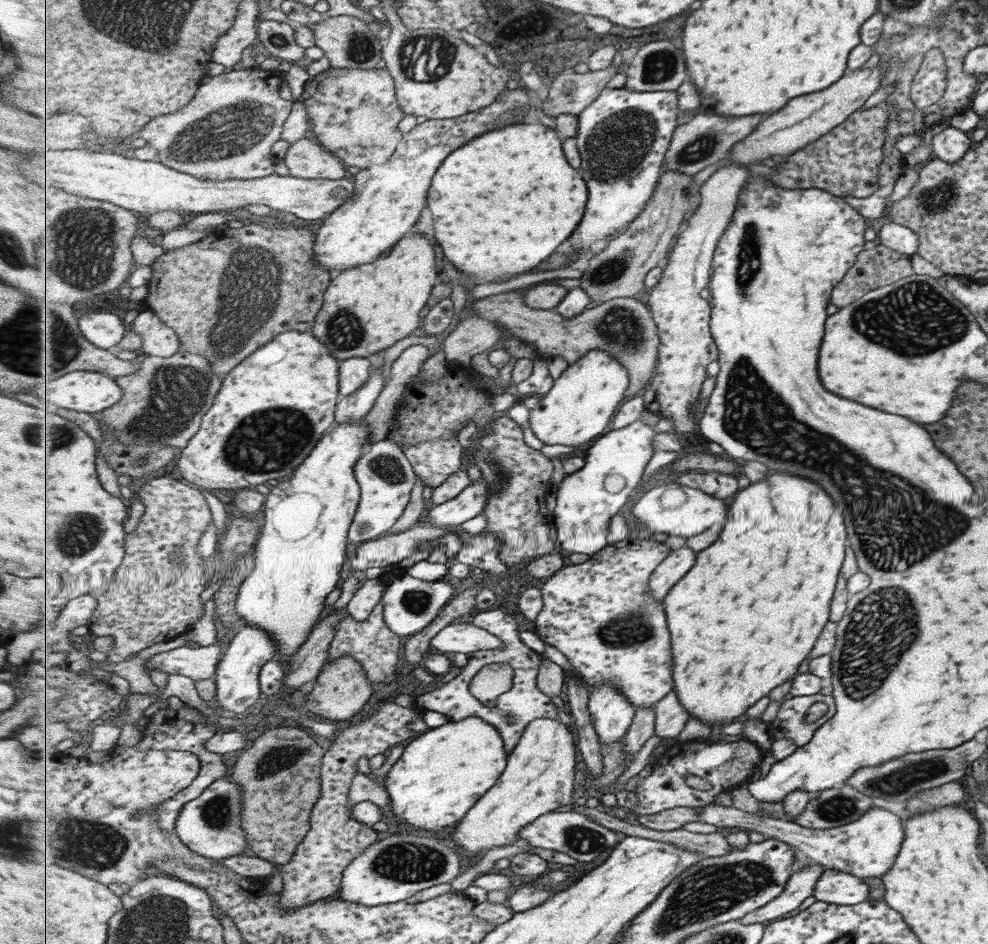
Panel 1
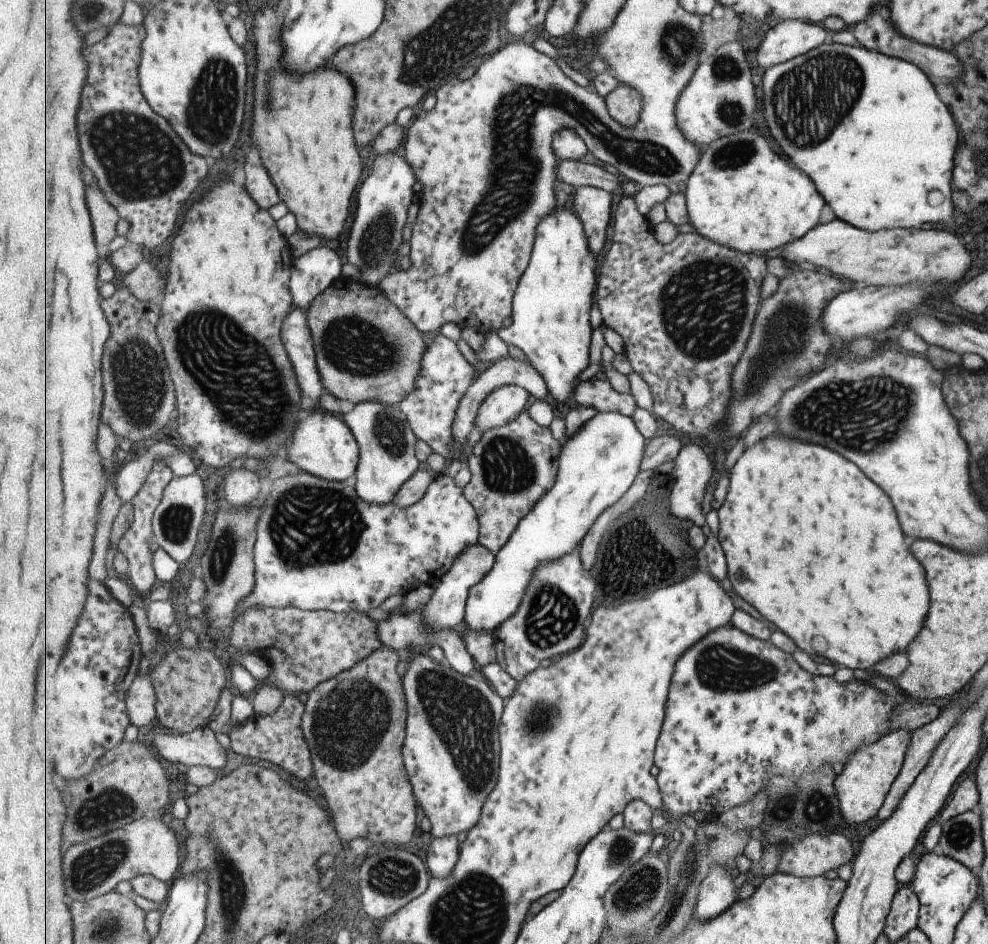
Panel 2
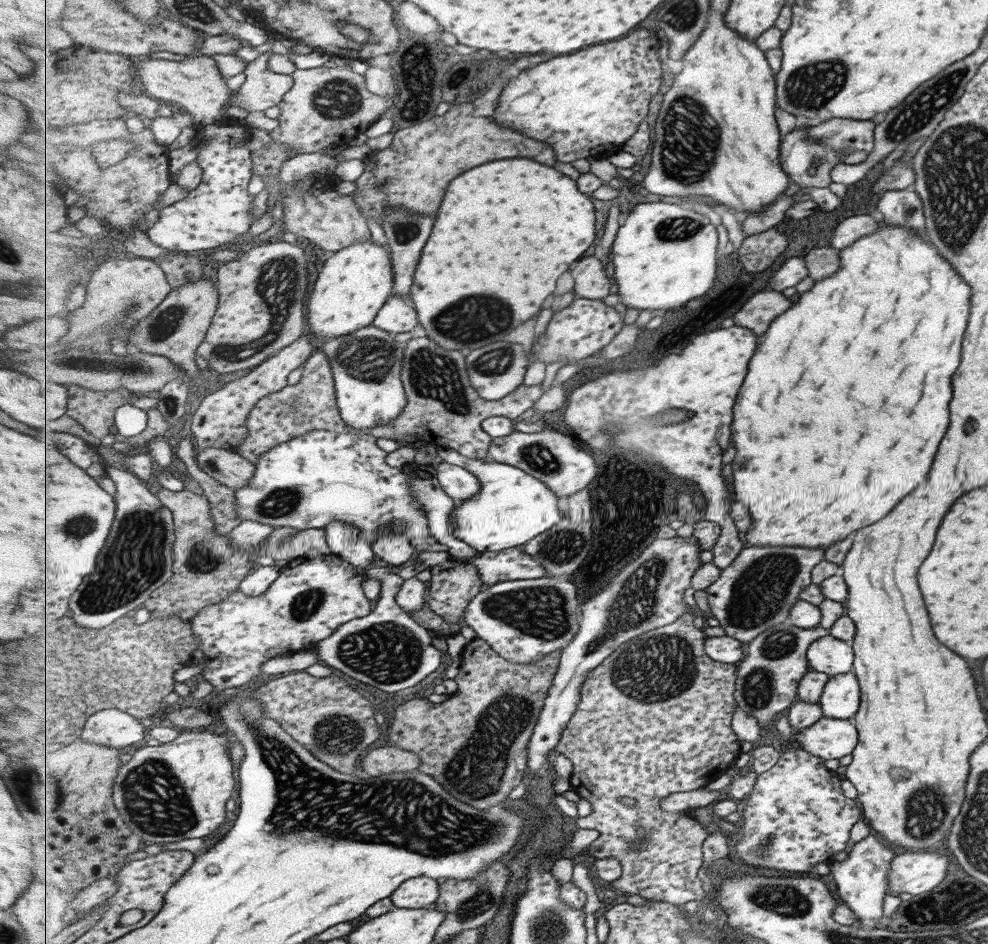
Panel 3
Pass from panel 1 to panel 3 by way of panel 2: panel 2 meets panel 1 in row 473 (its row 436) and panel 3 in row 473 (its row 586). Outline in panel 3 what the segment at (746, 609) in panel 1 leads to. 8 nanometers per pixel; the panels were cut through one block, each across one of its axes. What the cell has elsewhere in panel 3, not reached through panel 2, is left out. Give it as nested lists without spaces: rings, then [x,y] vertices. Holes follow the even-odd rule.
[[[879,222],[876,224],[876,229],[870,234],[860,236],[857,240],[854,240],[849,246],[844,246],[838,250],[839,252],[839,268],[835,274],[823,278],[823,280],[815,280],[813,286],[795,297],[794,305],[791,309],[787,310],[785,314],[779,316],[779,320],[773,322],[771,330],[767,330],[767,334],[761,338],[761,344],[759,344],[759,350],[755,354],[755,358],[751,360],[751,370],[747,374],[747,382],[743,384],[743,390],[739,394],[739,402],[735,404],[735,448],[739,450],[735,462],[731,462],[733,470],[733,498],[739,502],[745,503],[751,511],[754,518],[754,527],[746,533],[746,540],[752,546],[798,546],[798,547],[821,547],[823,550],[826,546],[833,545],[834,542],[842,541],[843,538],[851,536],[859,529],[863,529],[879,519],[883,518],[889,510],[903,498],[907,496],[915,486],[919,486],[923,480],[927,480],[927,470],[931,468],[931,462],[933,462],[933,456],[935,456],[935,450],[937,450],[937,444],[939,440],[943,438],[945,434],[945,428],[947,428],[947,402],[951,400],[951,374],[955,372],[957,364],[959,364],[959,348],[961,348],[961,340],[963,336],[963,330],[965,330],[965,324],[967,324],[967,316],[969,316],[969,286],[961,280],[961,277],[955,274],[955,270],[951,268],[951,264],[947,262],[947,259],[939,256],[939,251],[927,240],[926,234],[921,238],[916,235],[915,232],[910,231],[910,228],[887,223]]]

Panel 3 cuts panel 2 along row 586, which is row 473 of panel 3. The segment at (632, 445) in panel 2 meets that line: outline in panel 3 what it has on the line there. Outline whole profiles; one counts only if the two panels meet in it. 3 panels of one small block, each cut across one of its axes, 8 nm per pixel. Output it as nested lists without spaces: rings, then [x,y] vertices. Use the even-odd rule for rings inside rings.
[[[437,448],[437,455],[443,461],[462,466],[480,478],[481,492],[470,499],[457,502],[450,520],[455,537],[472,546],[474,551],[499,552],[522,547],[535,536],[561,522],[558,496],[534,475],[512,464],[470,459],[452,448]]]

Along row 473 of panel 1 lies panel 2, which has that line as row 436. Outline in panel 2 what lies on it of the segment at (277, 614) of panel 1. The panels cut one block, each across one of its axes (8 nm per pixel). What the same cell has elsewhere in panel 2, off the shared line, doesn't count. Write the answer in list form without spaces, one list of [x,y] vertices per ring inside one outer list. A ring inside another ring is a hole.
[[[310,408],[309,416],[298,423],[293,441],[286,451],[289,459],[301,470],[333,482],[354,481],[362,451],[354,431],[342,416],[321,408]]]

